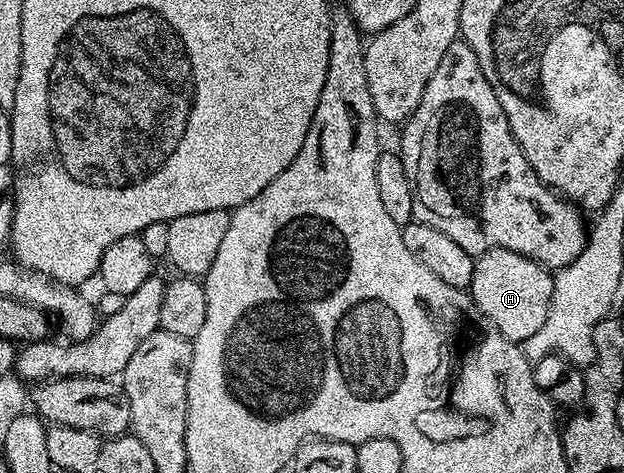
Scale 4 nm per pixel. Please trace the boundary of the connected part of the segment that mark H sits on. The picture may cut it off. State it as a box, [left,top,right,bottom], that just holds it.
[468,247,554,345]

